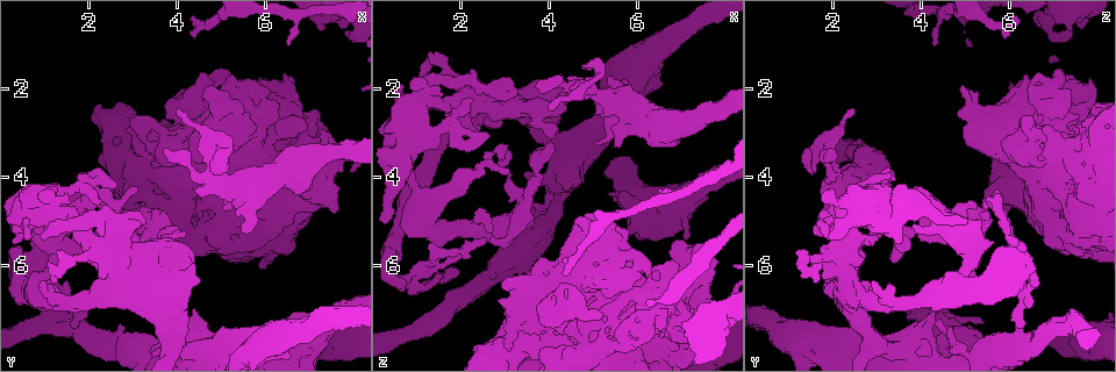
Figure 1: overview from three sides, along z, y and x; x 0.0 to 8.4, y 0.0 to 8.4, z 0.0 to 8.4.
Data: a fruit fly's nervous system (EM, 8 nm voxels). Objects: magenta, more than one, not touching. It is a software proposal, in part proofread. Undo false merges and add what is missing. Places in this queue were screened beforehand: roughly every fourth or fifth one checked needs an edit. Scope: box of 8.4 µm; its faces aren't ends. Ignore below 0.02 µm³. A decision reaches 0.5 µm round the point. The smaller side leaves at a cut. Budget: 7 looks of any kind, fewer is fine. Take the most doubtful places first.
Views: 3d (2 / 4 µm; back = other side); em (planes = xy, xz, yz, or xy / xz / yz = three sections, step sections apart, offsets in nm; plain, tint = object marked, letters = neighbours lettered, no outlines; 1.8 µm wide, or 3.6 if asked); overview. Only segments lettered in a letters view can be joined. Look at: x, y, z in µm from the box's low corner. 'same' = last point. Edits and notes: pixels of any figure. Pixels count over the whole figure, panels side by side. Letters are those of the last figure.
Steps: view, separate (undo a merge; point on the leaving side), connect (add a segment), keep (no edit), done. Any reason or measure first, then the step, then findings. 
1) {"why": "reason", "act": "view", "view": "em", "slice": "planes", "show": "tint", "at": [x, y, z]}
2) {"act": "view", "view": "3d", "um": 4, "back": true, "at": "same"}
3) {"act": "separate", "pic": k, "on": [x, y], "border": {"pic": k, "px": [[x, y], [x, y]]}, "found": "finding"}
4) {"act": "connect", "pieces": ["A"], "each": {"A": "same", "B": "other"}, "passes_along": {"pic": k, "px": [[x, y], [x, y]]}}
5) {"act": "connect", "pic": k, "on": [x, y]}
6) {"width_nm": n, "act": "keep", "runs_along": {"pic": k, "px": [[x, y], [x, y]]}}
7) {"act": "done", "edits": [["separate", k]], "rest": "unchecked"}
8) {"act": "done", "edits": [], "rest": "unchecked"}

{"why": "free end", "act": "view", "view": "em", "slice": "planes", "show": "letters", "at": [4.45, 4.30, 1.75]}

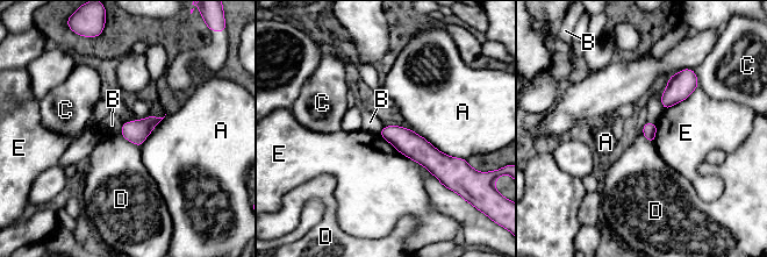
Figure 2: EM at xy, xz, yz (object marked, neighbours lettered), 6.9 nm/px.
{"act": "keep", "each": {"A": "other", "B": "other", "C": "other", "D": "other", "E": "other"}, "runs_along": {"pic": 2, "px": [[384, 133], [396, 135], [445, 166]]}, "found": "none of them fits"}

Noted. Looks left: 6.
{"why": "sudden change in width", "act": "view", "view": "em", "um": 3.6, "slice": "yz", "step": 4, "show": "letters", "at": [5.70, 7.85, 1.40]}

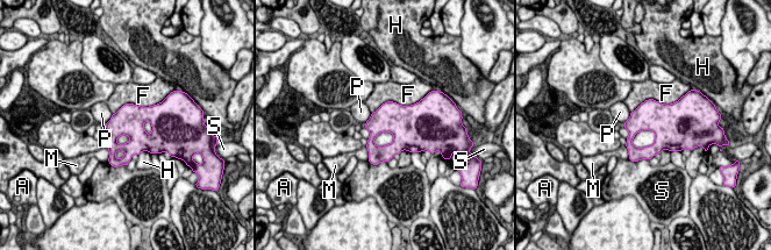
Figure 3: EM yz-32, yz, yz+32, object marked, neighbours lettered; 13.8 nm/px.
{"why": "another direction", "act": "view", "view": "em", "um": 3.6, "slice": "planes", "show": "letters", "at": "same"}

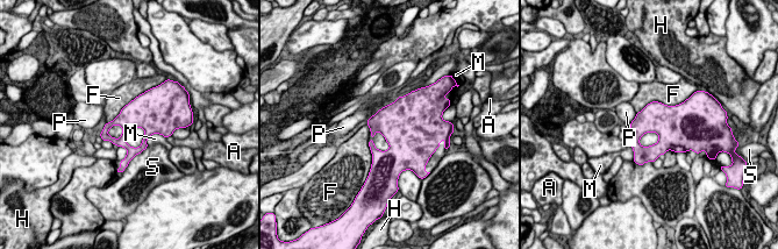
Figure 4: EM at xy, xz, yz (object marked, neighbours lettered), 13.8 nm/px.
{"act": "keep", "each": {"A": "other", "F": "other", "H": "other", "M": "other", "P": "other", "S": "other"}, "border": {"pic": 4, "px": [[684, 101], [650, 101], [636, 113]]}, "found": "continuous, no second neuron"}

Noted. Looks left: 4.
{"why": "thin end", "act": "view", "view": "3d", "um": 2, "at": [4.05, 2.50, 2.45]}

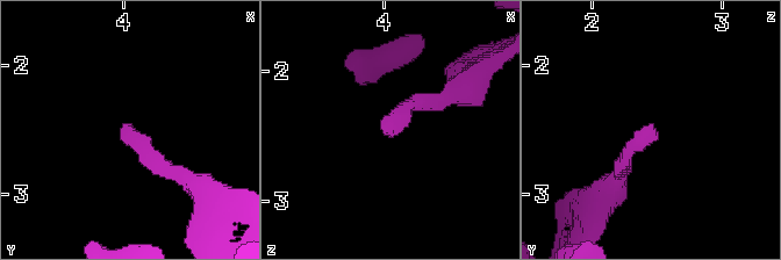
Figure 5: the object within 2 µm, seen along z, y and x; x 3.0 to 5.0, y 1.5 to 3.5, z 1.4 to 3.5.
{"why": "shape alone is not enough", "act": "view", "view": "em", "slice": "planes", "show": "letters", "at": [4.06, 2.46, 2.46]}

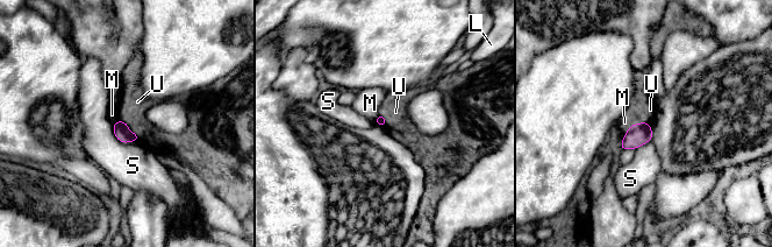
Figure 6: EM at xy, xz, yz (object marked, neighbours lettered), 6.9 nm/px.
{"act": "keep", "each": {"L": "other", "M": "other", "S": "other", "U": "other"}, "border": {"pic": 6, "px": [[648, 121], [633, 125]]}, "found": "none of them fits"}

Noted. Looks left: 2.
{"act": "done", "edits": [], "rest": "unchecked"}

